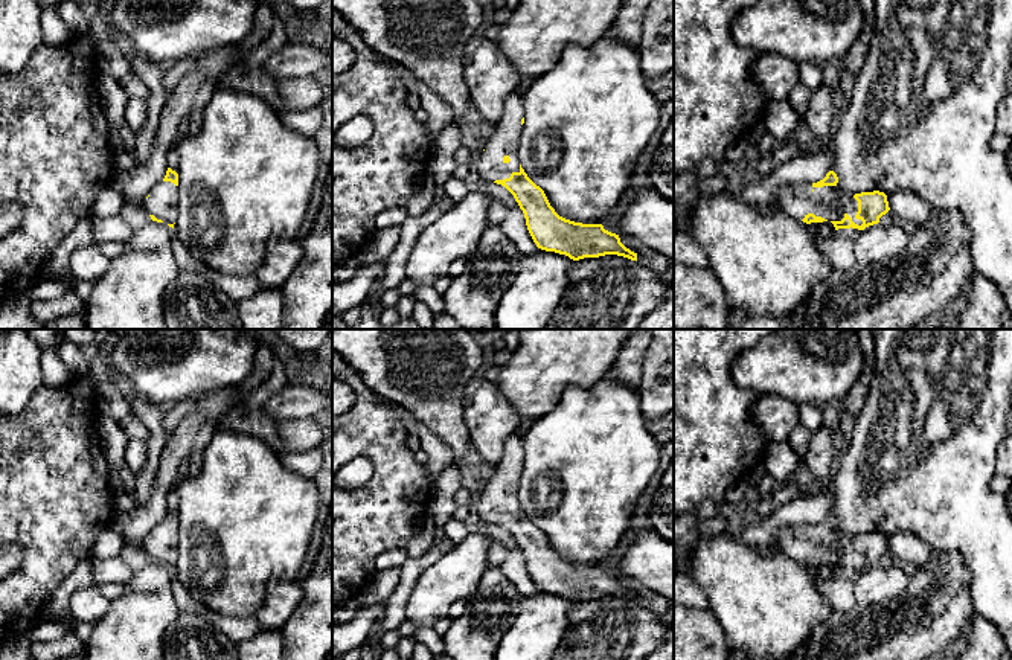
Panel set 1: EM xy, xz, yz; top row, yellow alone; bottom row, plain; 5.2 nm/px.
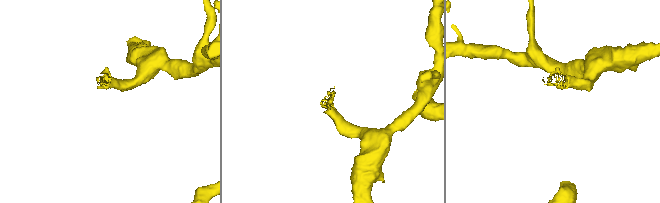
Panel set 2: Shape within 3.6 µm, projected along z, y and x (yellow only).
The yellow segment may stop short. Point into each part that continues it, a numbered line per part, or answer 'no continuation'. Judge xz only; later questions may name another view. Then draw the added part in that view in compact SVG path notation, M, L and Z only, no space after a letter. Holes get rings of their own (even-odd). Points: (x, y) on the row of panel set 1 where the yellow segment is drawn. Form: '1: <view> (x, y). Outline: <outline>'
1: xz (503, 140). Outline: M512 91L504 98L501 119L489 133L486 148L474 155L471 162L472 172L488 181L504 180L512 172L520 172L517 152L520 148L523 117L523 98Z

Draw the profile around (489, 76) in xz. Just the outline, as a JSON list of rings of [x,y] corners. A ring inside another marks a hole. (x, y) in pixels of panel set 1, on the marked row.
[[[472,35],[463,50],[463,76],[471,102],[489,131],[500,122],[504,98],[520,87],[520,76],[495,41]]]

